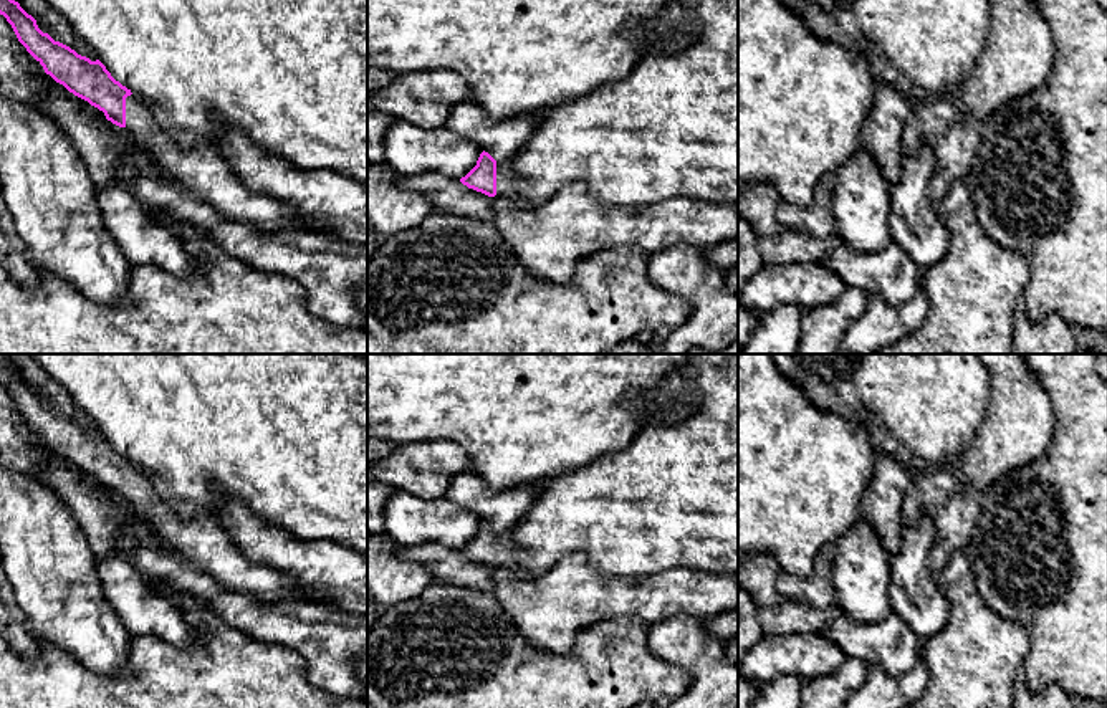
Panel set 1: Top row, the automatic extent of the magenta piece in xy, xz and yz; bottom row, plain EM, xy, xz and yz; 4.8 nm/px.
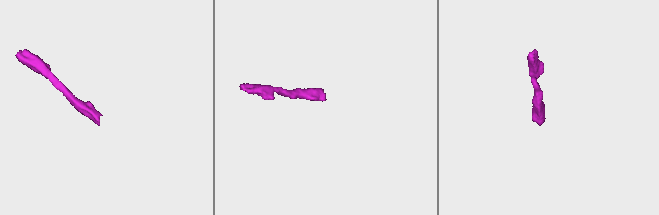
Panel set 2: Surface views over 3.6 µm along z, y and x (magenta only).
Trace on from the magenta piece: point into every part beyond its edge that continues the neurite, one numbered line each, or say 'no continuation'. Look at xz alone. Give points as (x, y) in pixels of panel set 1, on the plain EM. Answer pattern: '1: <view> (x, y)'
1: xz (505, 548)

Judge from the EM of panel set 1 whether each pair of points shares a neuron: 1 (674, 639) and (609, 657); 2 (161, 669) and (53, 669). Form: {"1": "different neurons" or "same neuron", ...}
{"1": "different neurons", "2": "same neuron"}

